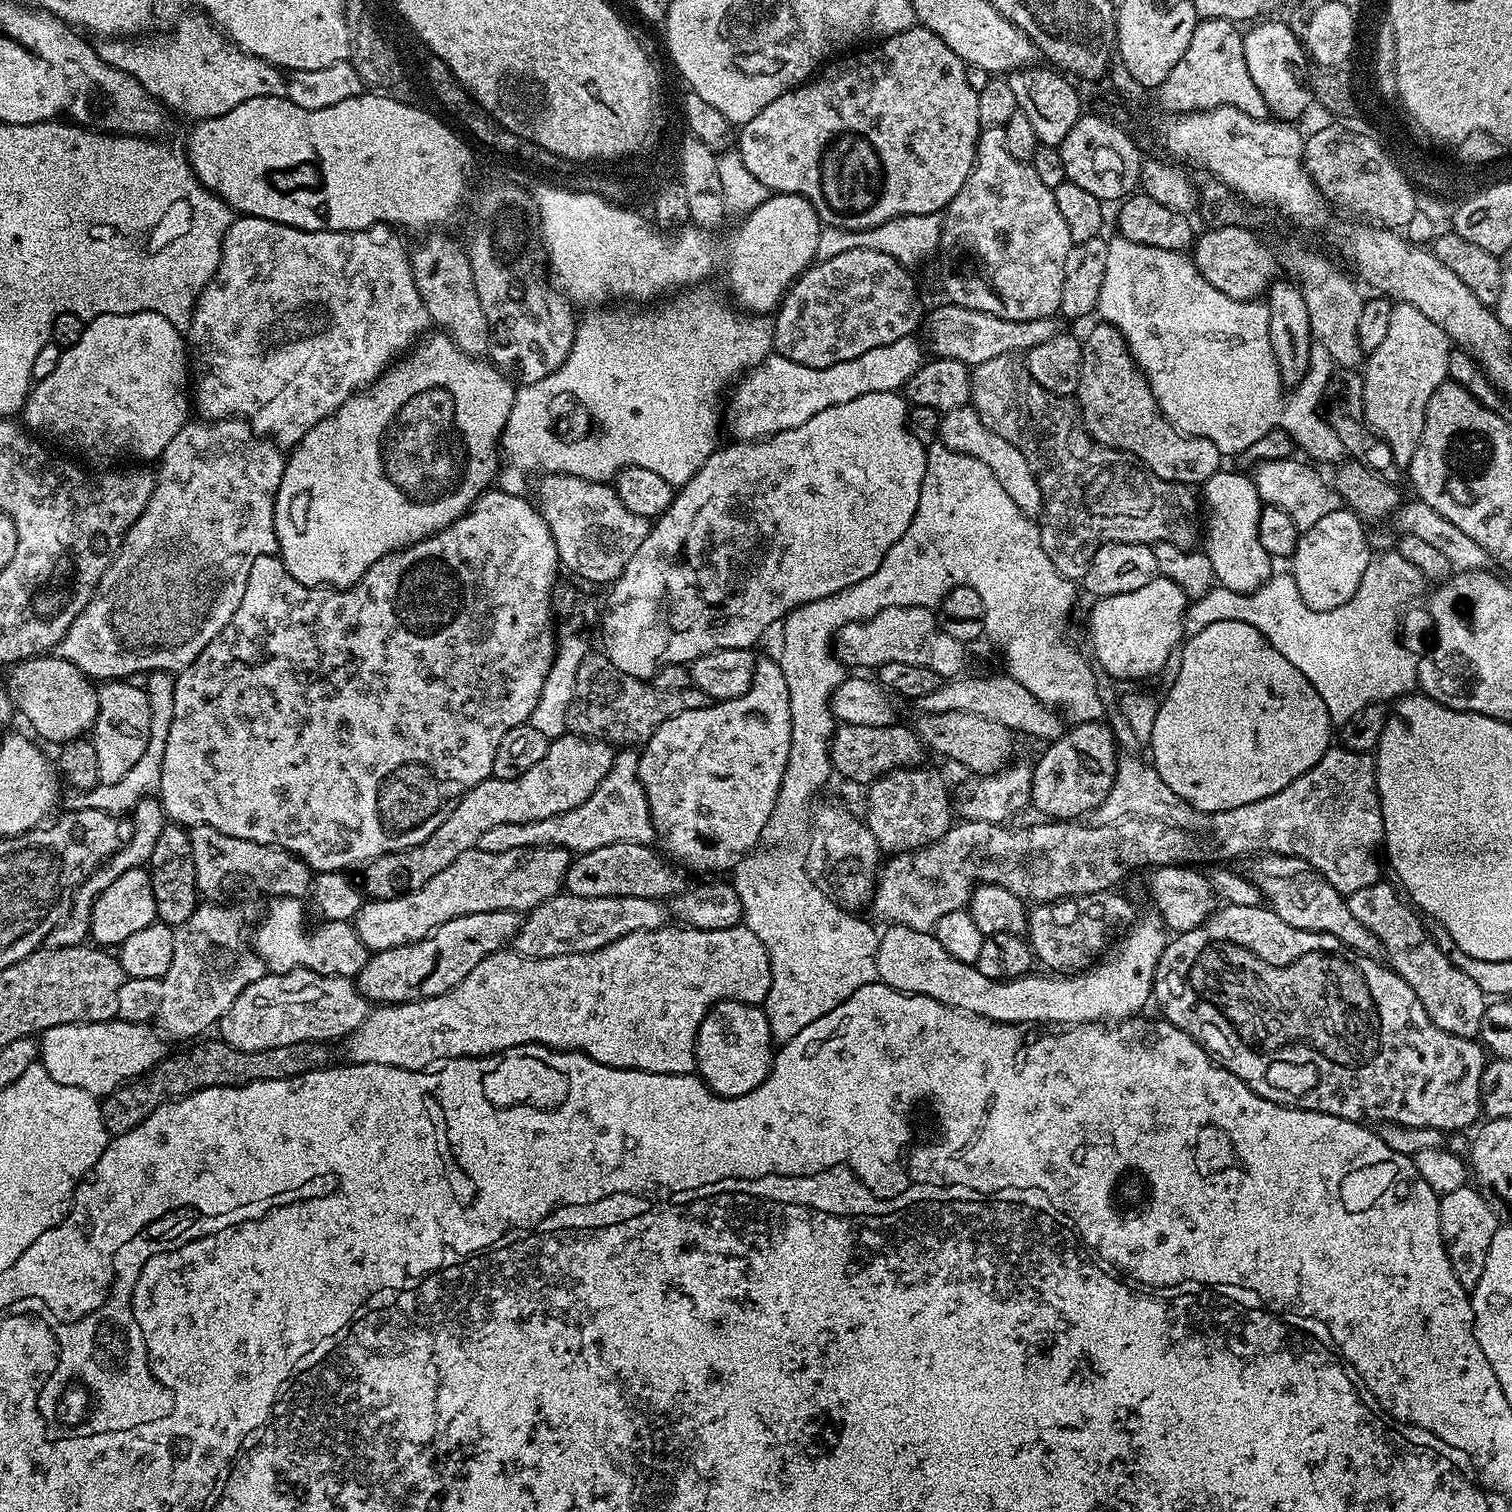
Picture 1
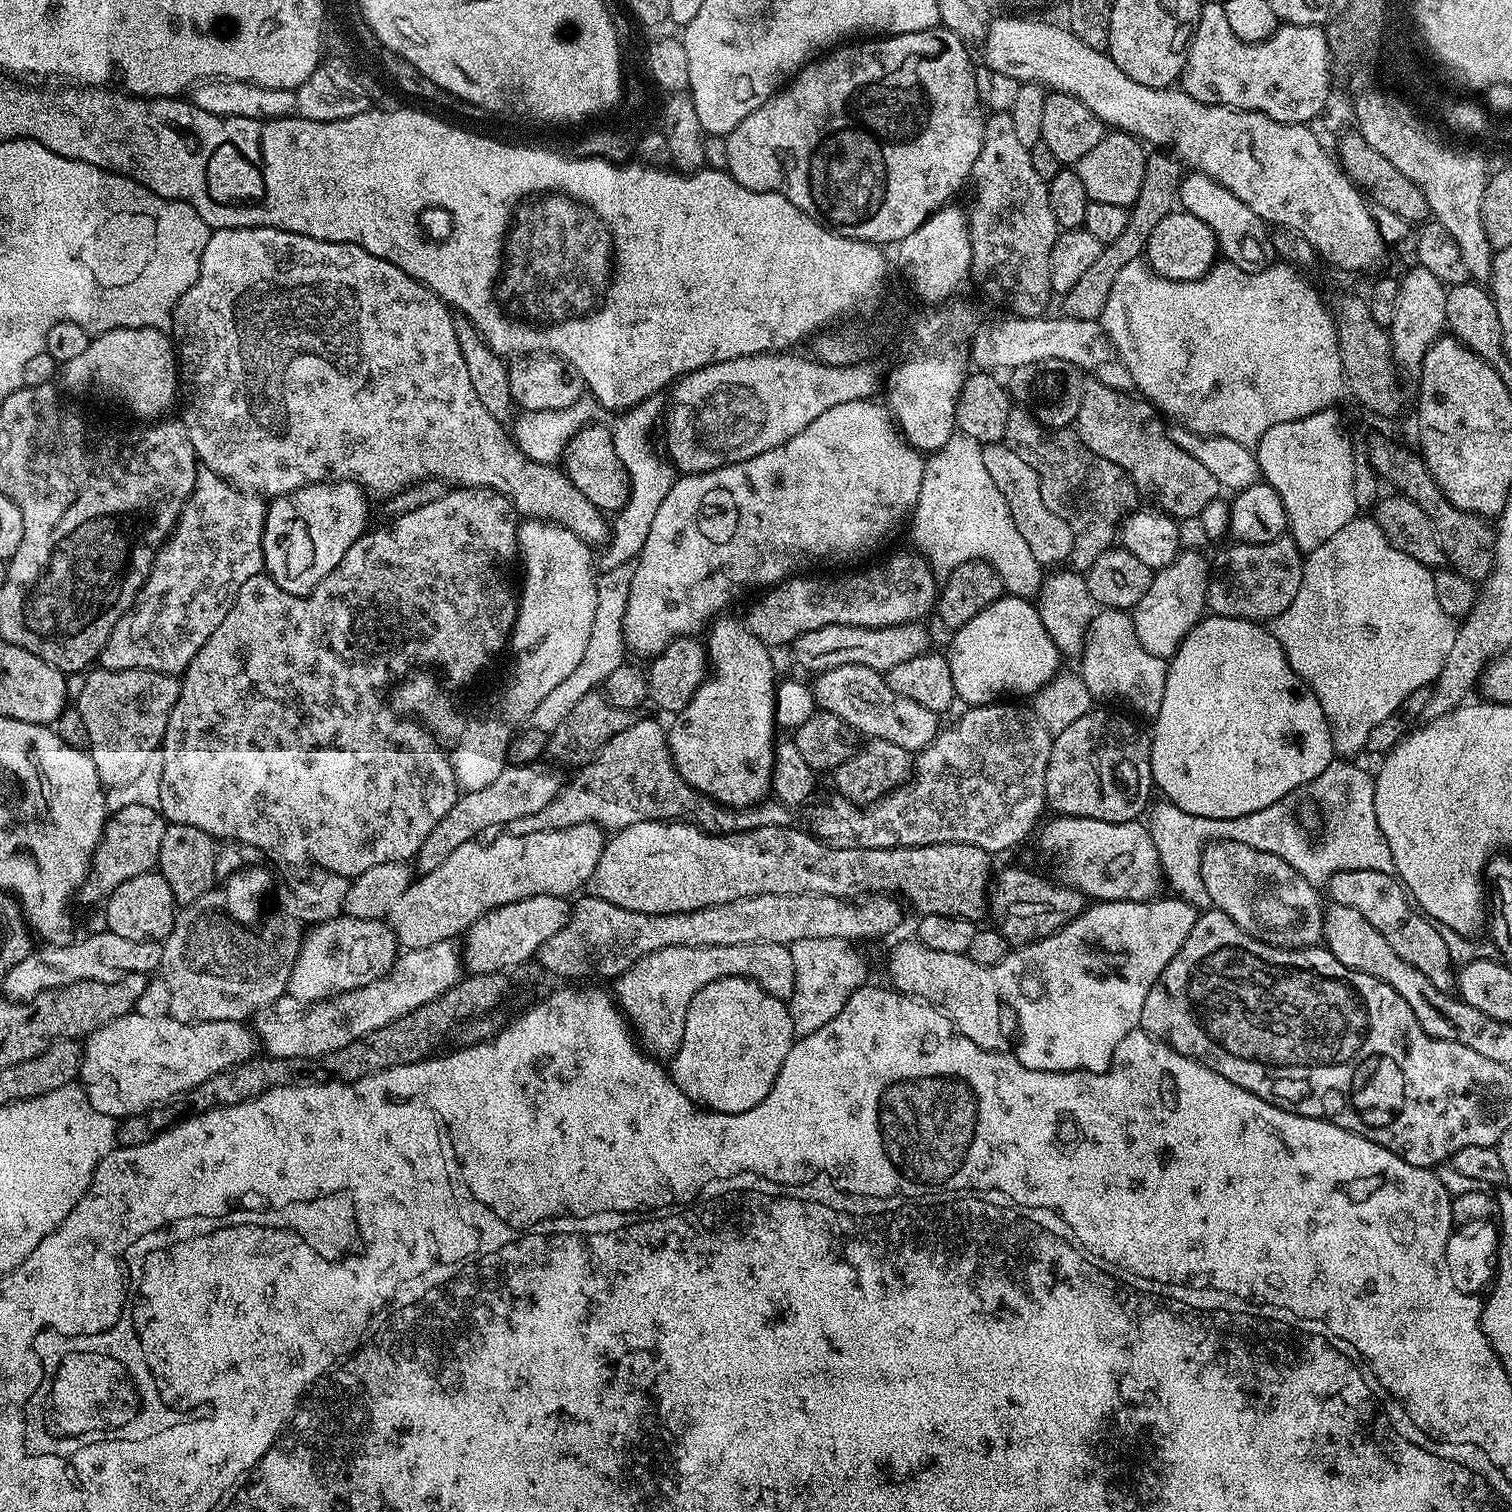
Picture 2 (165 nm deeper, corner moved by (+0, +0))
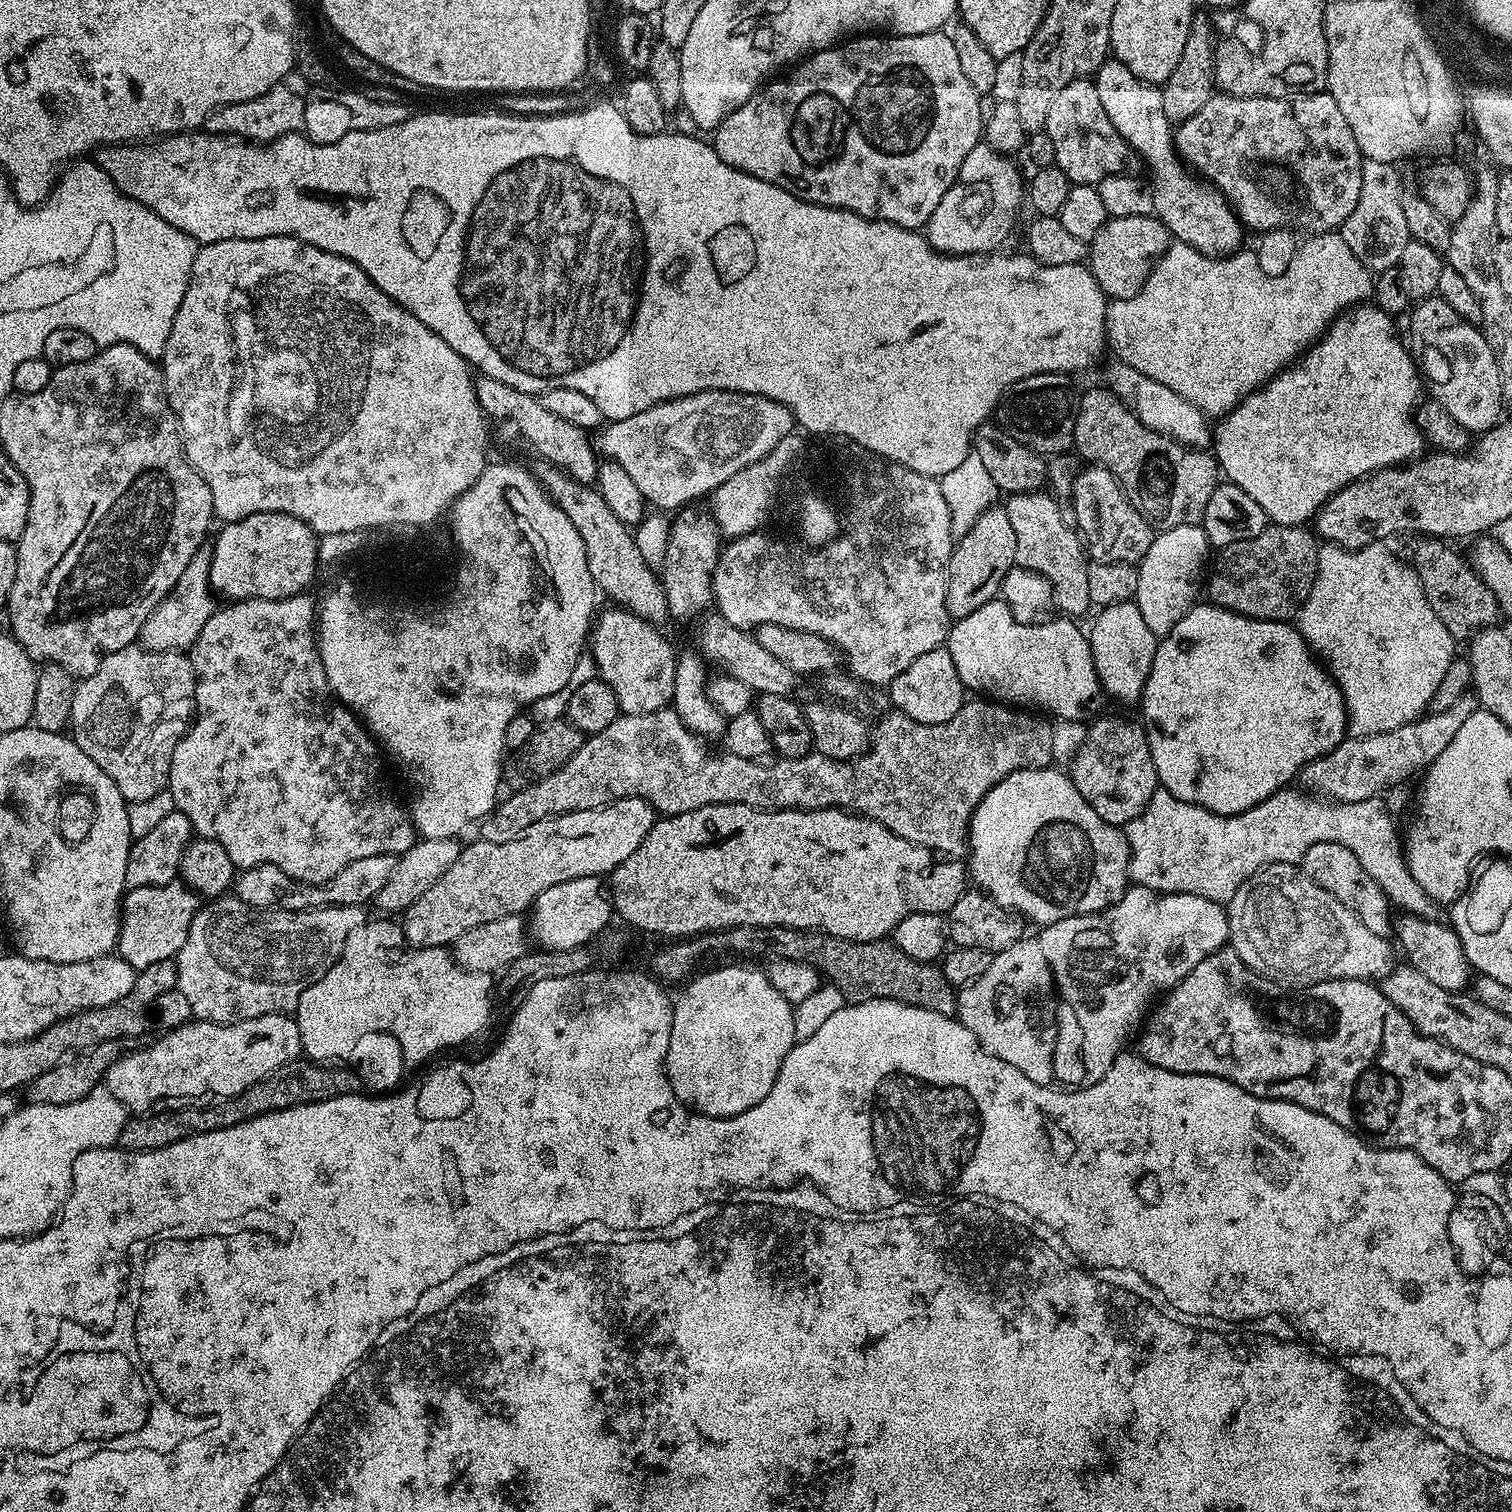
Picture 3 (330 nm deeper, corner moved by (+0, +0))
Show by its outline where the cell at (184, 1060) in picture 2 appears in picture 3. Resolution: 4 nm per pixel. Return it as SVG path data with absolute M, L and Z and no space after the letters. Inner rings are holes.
M266 1014L262 1018L250 1018L242 1022L234 1022L233 1024L211 1024L205 1020L196 1020L182 1025L180 1028L173 1028L163 1033L161 1040L153 1042L149 1048L140 1048L137 1052L125 1051L119 1060L114 1062L114 1066L110 1066L106 1077L106 1086L110 1090L110 1094L114 1094L114 1098L118 1098L118 1102L122 1102L124 1107L132 1114L144 1114L149 1111L151 1104L156 1104L159 1100L180 1100L176 1102L184 1102L187 1096L208 1096L212 1098L223 1098L226 1096L237 1096L242 1090L246 1090L250 1086L254 1086L259 1080L264 1080L268 1076L273 1076L281 1066L289 1063L301 1055L302 1045L300 1042L300 1031L296 1025L295 1019L289 1018L284 1014Z

